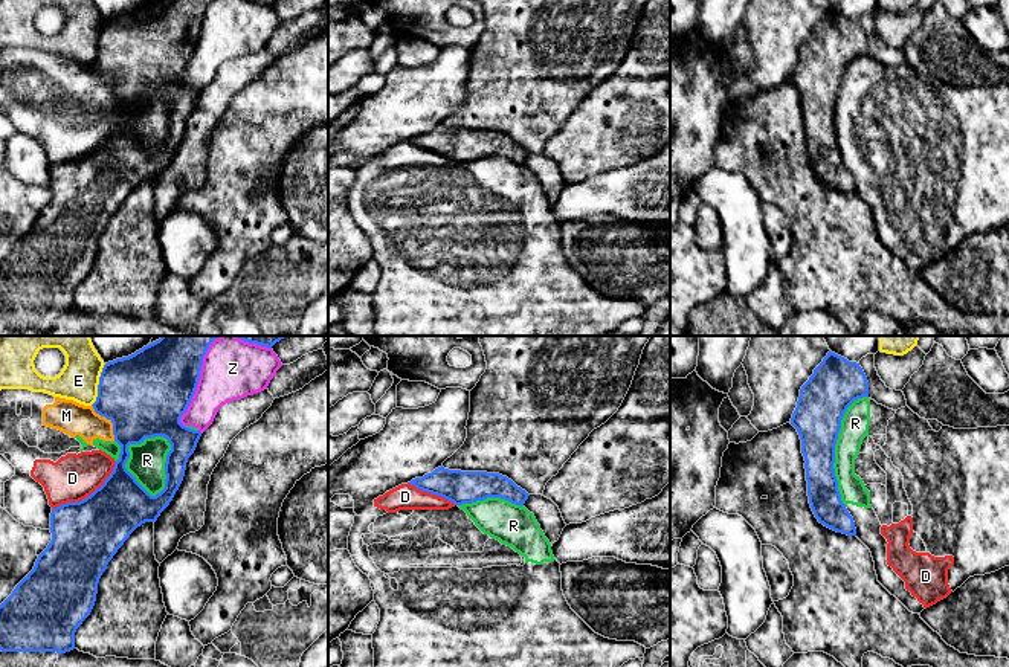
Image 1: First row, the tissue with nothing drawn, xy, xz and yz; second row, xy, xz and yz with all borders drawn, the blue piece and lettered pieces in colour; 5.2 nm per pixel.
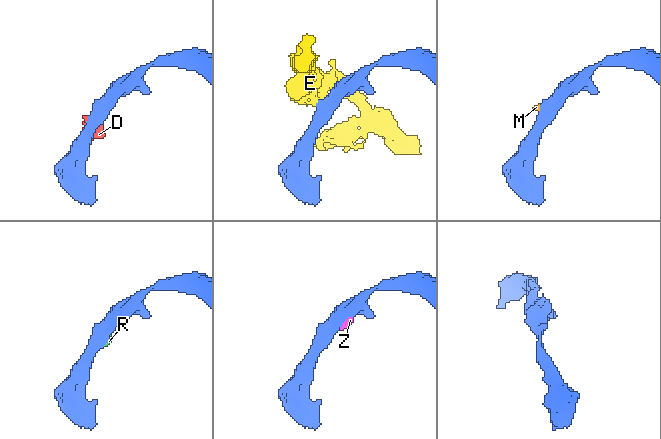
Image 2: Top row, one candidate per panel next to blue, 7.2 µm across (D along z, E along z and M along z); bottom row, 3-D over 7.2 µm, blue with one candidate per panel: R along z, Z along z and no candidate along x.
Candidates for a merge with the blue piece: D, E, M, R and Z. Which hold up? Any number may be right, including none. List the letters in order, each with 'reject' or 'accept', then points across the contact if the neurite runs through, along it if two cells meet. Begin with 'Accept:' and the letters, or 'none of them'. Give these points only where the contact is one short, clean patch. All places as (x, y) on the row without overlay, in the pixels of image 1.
Accept: none of them
D: reject
E: reject; border along xy (106, 22), (99, 35), (98, 54), (90, 63)
M: reject; border along xy (92, 63), (96, 70), (112, 81), (115, 98)
R: reject
Z: reject

